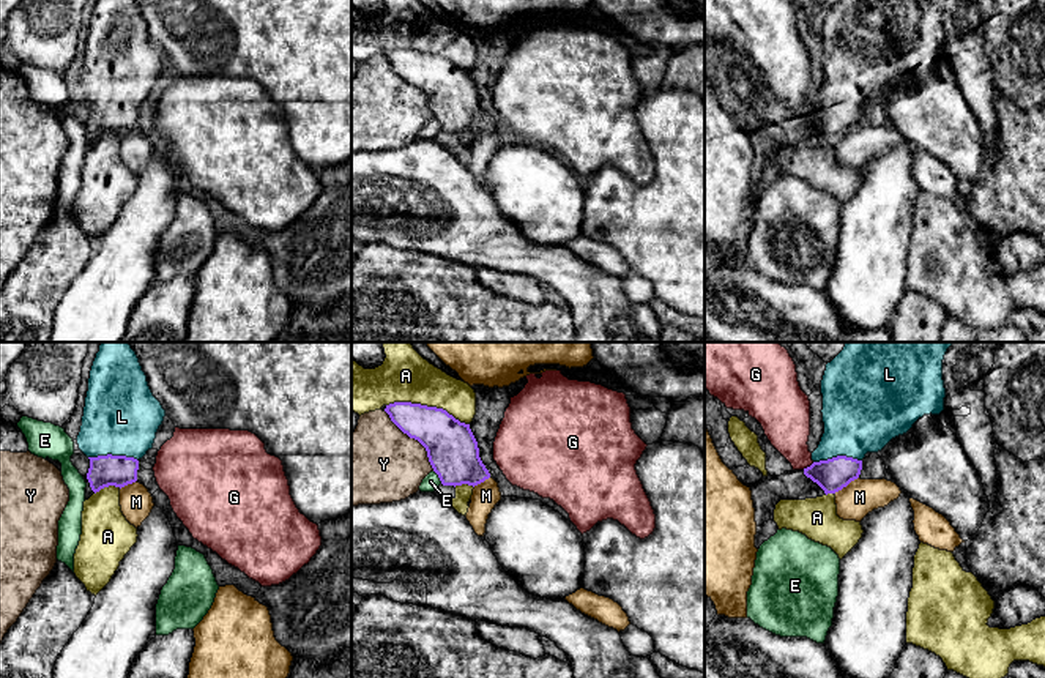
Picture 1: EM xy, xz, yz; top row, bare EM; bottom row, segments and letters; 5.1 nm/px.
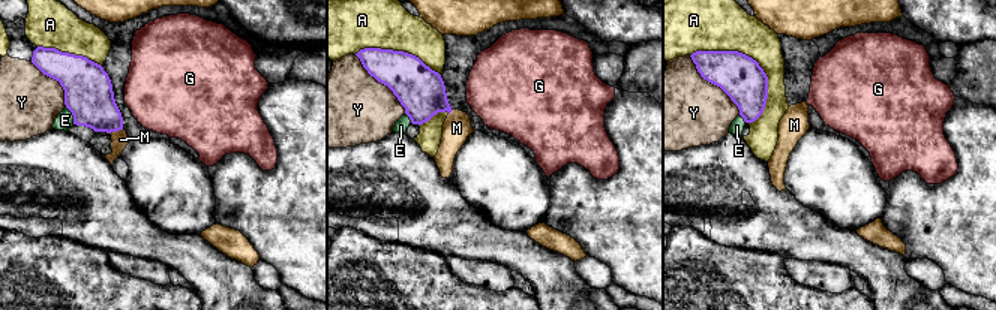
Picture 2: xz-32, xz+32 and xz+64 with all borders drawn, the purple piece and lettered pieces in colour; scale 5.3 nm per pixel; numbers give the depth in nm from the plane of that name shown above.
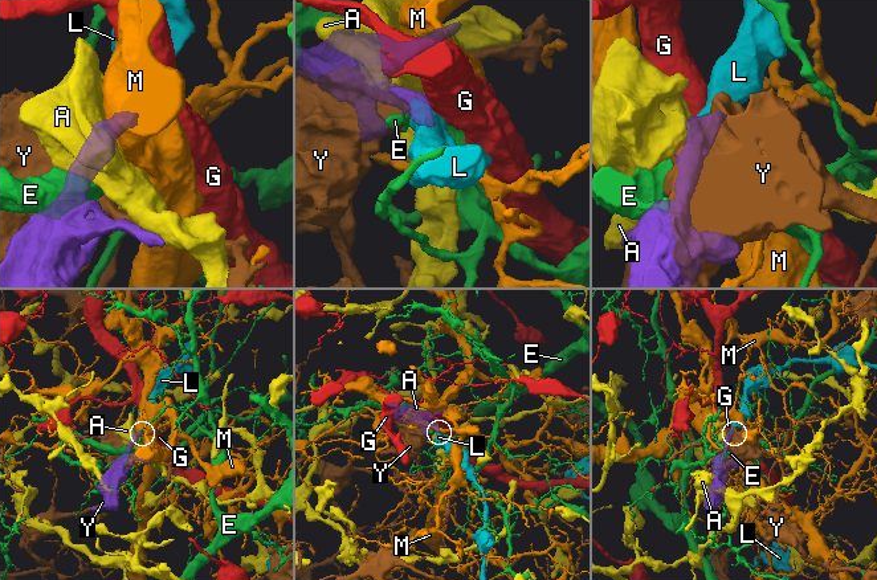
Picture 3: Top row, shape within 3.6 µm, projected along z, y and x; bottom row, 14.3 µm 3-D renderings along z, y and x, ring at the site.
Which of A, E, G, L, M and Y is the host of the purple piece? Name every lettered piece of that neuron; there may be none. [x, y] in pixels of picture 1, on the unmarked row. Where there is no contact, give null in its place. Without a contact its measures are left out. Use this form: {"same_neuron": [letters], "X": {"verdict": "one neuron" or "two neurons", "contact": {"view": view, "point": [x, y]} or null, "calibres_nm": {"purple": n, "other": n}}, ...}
{"same_neuron": ["L"], "A": {"verdict": "two neurons", "contact": {"view": "xz", "point": [426, 52]}, "calibres_nm": {"purple": 260, "other": 260}}, "E": {"verdict": "two neurons", "contact": {"view": "xz", "point": [438, 123]}, "calibres_nm": {"purple": 260, "other": 80}}, "G": {"verdict": "two neurons", "contact": {"view": "yz", "point": [807, 114]}, "calibres_nm": {"purple": 170, "other": 240}}, "L": {"verdict": "one neuron", "contact": {"view": "xy", "point": [114, 103]}, "calibres_nm": {"purple": 160, "other": 380}}, "M": {"verdict": "two neurons", "contact": {"view": "yz", "point": [845, 133]}, "calibres_nm": {"purple": 170, "other": 180}}, "Y": {"verdict": "two neurons", "contact": {"view": "xz", "point": [415, 85]}, "calibres_nm": {"purple": 260, "other": 400}}}

